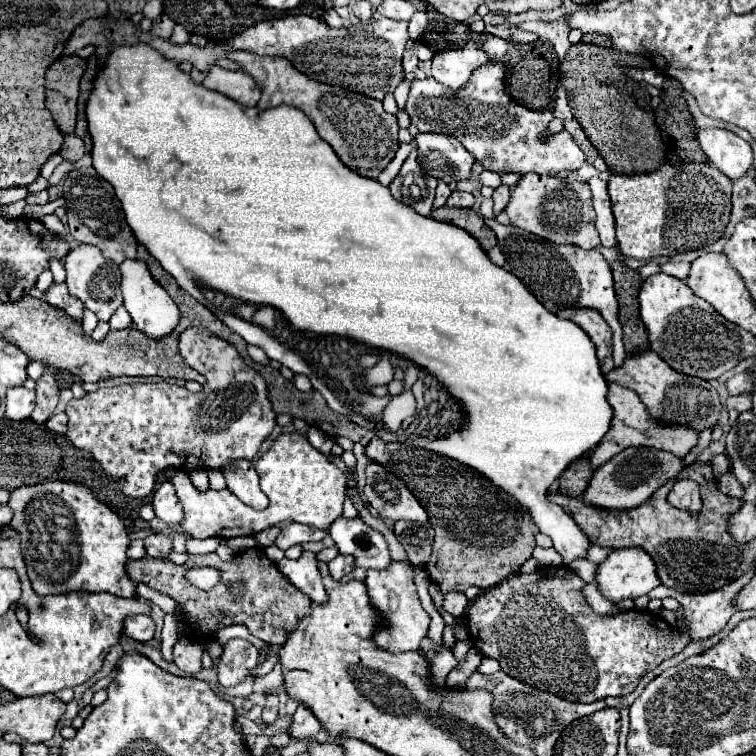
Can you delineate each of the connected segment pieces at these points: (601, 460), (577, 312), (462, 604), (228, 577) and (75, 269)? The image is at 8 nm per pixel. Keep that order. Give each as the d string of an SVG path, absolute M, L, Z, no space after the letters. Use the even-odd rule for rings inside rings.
M610 384L610 394L608 394L608 402L612 404L616 416L612 418L612 428L608 432L608 436L604 436L604 440L600 442L602 446L598 446L590 458L592 470L598 470L602 464L606 464L612 456L616 456L618 452L630 448L630 446L654 446L660 450L668 450L672 454L676 454L678 458L684 458L692 446L696 446L698 442L698 434L690 428L672 428L672 426L658 426L654 420L650 420L648 410L644 408L644 404L640 402L640 398L626 388L620 388L618 384Z
M564 308L558 312L558 316L576 322L592 338L592 342L598 348L602 372L608 374L614 368L614 364L612 364L612 330L606 324L606 320L602 318L602 314L592 308Z
M450 592L450 594L444 596L444 604L442 604L442 608L444 608L446 612L450 612L452 616L460 618L460 616L464 614L464 610L466 610L468 604L469 600L464 592Z
M260 548L242 550L230 562L222 562L216 554L188 556L188 562L184 566L146 556L140 560L128 560L126 570L134 582L144 582L184 606L190 616L188 626L196 640L200 640L200 634L202 638L212 640L216 634L210 632L218 632L220 628L230 624L244 624L256 638L280 646L286 640L286 632L290 632L296 622L306 616L306 612L310 612L308 596L292 586L290 580L280 574L276 564L270 562ZM194 566L214 566L222 570L222 580L210 592L204 592L184 578L184 572Z
M80 244L68 252L68 256L64 258L64 268L66 268L66 284L72 296L76 296L88 310L92 310L98 316L98 320L110 320L114 310L122 306L118 266L112 264L112 260L106 260L96 246Z

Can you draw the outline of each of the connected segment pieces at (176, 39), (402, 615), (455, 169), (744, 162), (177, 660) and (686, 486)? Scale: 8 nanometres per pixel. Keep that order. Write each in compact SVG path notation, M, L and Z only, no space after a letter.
M176 24L174 26L174 32L172 32L172 36L170 36L170 44L188 44L188 40L190 40L190 34L186 32L186 28L182 26L182 24Z
M392 562L392 568L388 570L368 570L366 588L368 588L372 608L376 610L380 618L372 636L374 644L380 650L386 650L392 654L402 654L402 652L412 652L412 650L418 652L420 640L428 636L430 616L422 608L420 598L416 596L416 586L414 586L410 568L402 562Z
M418 134L416 144L418 164L434 178L452 182L470 176L474 160L456 138L444 134Z
M708 128L698 132L698 142L708 156L708 160L730 180L746 176L752 166L752 148L746 140L734 132L722 128Z
M178 640L172 650L174 664L184 670L186 674L196 674L202 668L200 656L202 656L202 646L190 640Z
M678 480L674 488L670 490L670 504L688 510L688 512L700 512L702 502L700 502L700 492L698 492L698 482L694 480Z

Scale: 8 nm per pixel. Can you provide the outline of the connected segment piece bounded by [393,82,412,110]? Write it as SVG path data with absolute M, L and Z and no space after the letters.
M402 82L394 91L394 97L399 109L404 110L412 82Z

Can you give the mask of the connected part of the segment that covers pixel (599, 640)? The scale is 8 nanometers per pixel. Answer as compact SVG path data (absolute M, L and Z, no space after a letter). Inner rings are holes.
M542 566L532 574L516 574L504 580L504 584L488 588L468 608L468 634L472 646L484 656L498 660L500 668L508 676L518 678L532 688L544 688L544 692L552 692L554 696L560 696L560 700L568 702L594 702L600 698L634 692L638 682L648 672L648 666L650 670L656 668L666 658L682 652L690 642L688 636L672 630L670 624L648 610L628 610L614 616L594 614L582 596L582 586L584 582L570 570Z

